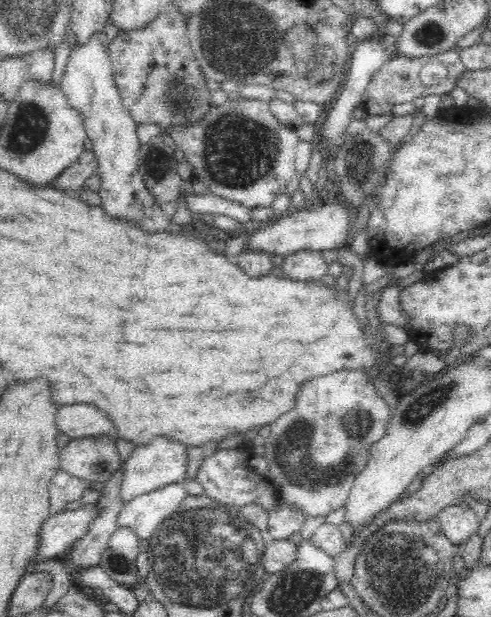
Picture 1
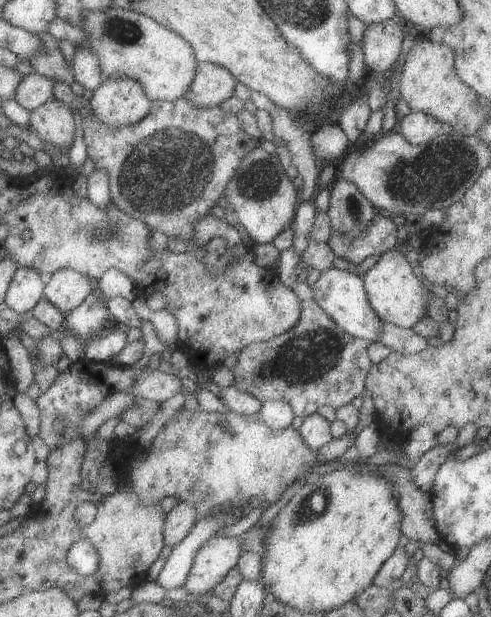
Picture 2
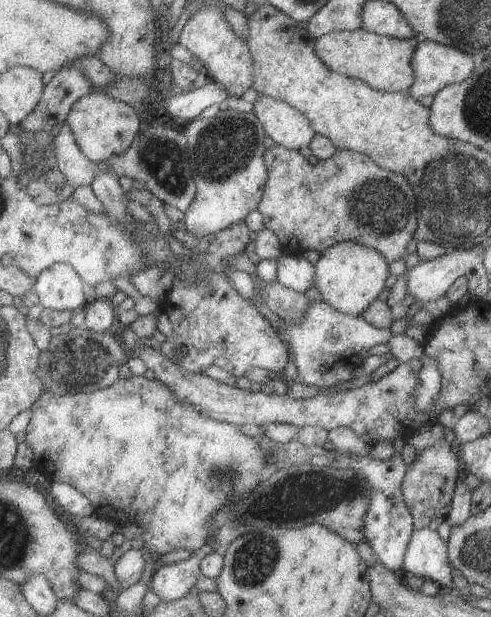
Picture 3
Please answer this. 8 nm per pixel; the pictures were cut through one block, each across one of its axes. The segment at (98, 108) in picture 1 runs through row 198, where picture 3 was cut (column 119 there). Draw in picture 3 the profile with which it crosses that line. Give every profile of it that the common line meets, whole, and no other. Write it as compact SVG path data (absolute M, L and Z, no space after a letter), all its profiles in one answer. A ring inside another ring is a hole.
M99 90L91 91L73 102L64 120L79 150L94 163L101 165L111 155L123 154L139 130L137 109L112 99Z

